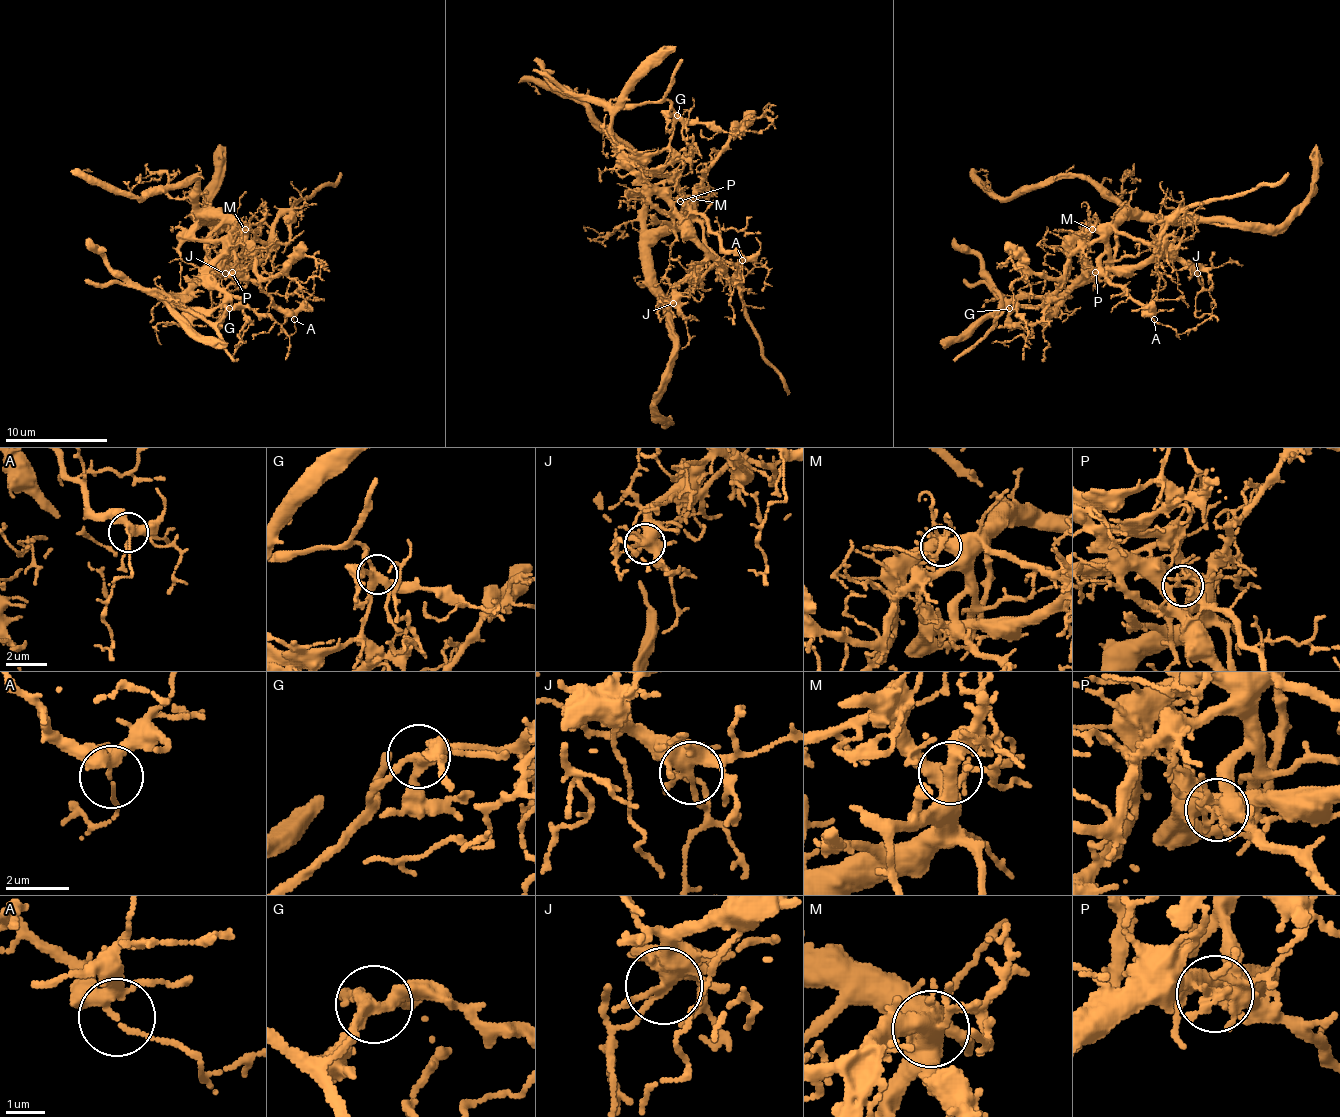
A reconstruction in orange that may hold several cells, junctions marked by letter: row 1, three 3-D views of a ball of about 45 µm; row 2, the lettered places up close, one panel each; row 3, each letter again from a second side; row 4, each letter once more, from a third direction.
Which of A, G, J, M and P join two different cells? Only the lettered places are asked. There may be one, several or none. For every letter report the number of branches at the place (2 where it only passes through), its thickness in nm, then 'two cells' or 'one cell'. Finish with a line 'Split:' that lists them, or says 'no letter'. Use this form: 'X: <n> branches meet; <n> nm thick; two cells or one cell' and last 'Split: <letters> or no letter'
A: 4 branches meet; 260 nm thick; one cell
G: 5 branches meet; 340 nm thick; two cells
J: 6 branches meet; 480 nm thick; one cell
M: 5 branches meet; 400 nm thick; one cell
P: 6 branches meet; 280 nm thick; two cells
Split: G, P

